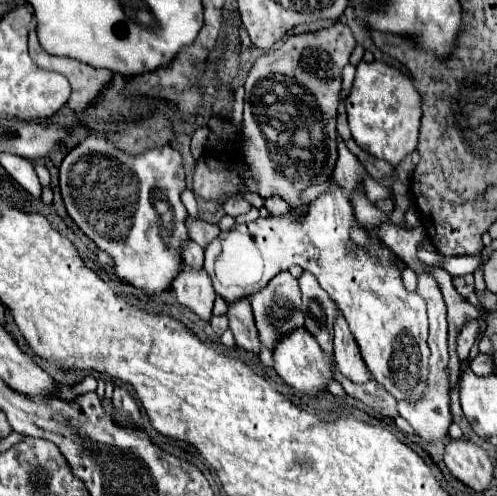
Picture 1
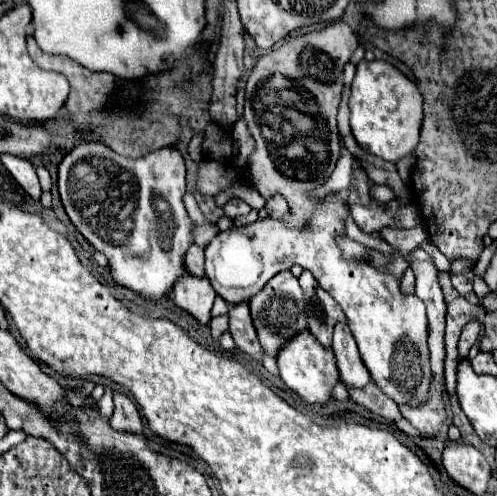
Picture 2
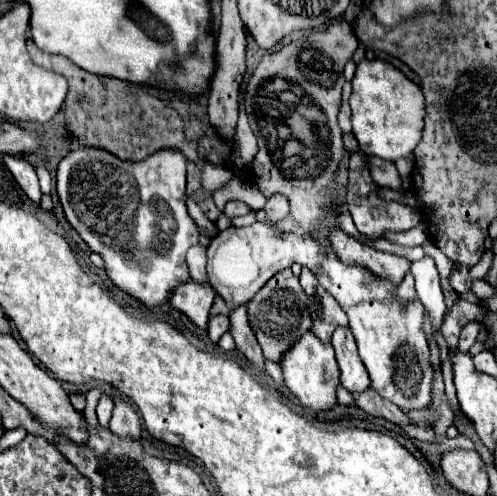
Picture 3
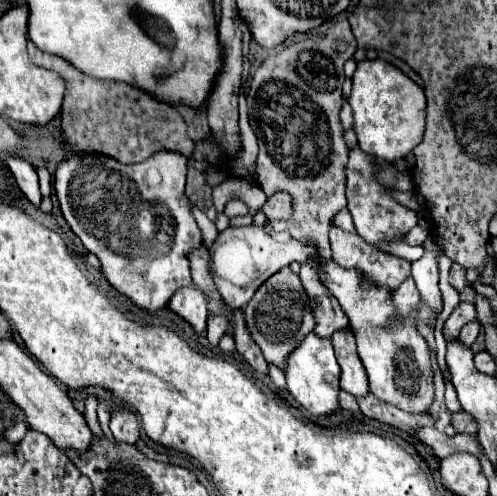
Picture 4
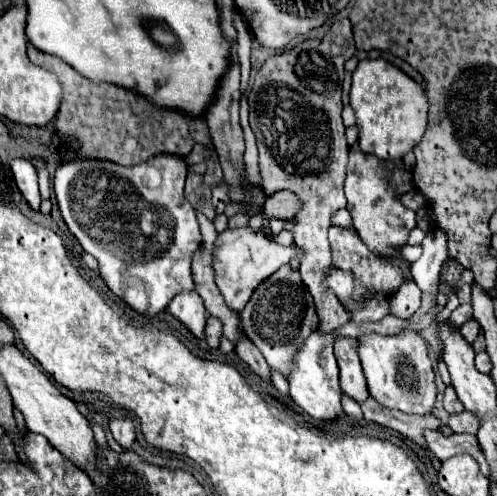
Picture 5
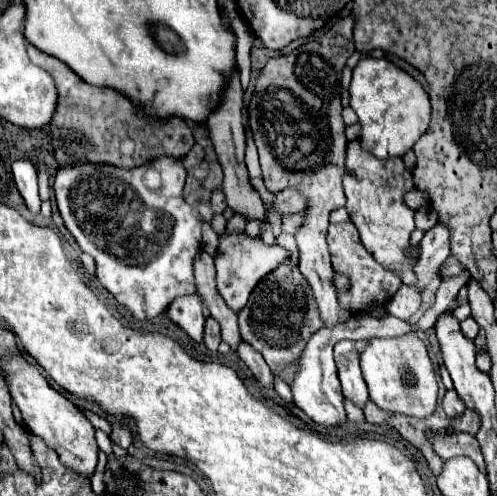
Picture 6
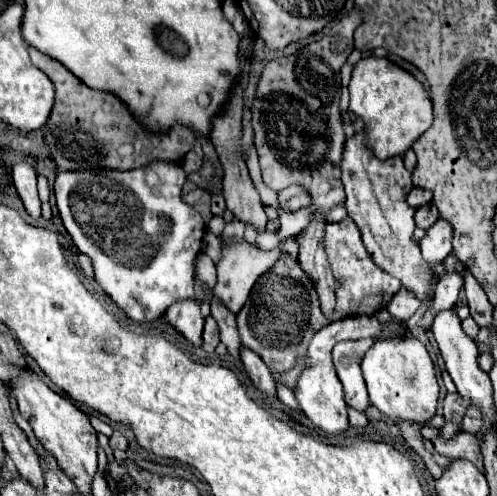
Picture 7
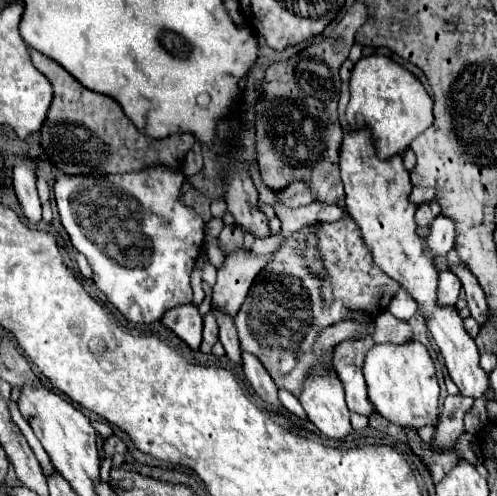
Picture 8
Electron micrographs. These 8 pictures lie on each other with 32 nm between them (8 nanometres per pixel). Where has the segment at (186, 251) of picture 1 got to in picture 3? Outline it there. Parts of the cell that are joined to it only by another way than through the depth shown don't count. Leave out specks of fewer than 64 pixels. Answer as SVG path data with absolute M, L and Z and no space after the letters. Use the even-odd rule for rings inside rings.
M192 246L188 250L188 256L186 256L186 262L188 262L188 268L190 268L190 276L196 278L198 282L204 282L208 280L206 276L206 248L204 246Z

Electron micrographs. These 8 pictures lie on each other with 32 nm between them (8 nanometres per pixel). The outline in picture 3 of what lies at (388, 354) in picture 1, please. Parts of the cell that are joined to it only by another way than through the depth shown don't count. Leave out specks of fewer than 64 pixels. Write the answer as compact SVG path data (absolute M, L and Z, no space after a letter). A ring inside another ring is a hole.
M332 210L326 218L320 218L320 222L326 226L324 232L314 232L308 236L284 232L276 226L276 222L270 220L254 222L252 226L244 228L230 226L228 230L218 232L208 244L208 280L214 292L224 298L228 308L236 308L248 304L248 300L274 274L290 268L294 262L310 268L320 280L320 286L330 292L346 312L350 320L350 330L356 338L358 352L370 374L372 386L396 406L404 410L420 410L432 400L430 394L434 378L430 366L430 350L426 334L422 330L424 304L420 304L418 300L402 304L400 298L396 298L396 284L378 278L364 266L348 266L336 256L330 236L334 230L340 230L340 214L342 210Z

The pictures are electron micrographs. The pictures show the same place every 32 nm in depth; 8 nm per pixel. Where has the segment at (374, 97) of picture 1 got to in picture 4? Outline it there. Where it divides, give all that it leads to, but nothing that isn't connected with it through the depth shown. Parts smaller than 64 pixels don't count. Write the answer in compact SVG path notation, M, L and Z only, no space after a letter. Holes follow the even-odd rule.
M380 58L358 62L348 102L354 112L354 130L362 152L396 162L398 158L406 158L416 144L420 144L426 124L426 96L416 82L412 82L390 62Z

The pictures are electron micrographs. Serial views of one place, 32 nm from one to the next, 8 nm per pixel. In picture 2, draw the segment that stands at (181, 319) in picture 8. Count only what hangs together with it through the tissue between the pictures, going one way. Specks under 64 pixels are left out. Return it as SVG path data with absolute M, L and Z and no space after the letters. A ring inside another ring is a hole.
M186 272L174 284L174 302L196 316L202 324L210 322L210 310L214 304L216 292L208 276L194 276Z

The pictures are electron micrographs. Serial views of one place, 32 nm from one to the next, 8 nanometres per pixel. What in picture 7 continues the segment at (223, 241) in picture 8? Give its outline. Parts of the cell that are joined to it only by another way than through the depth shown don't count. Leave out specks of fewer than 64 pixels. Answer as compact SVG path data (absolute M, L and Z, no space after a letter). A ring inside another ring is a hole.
M232 220L232 222L228 222L226 226L224 226L224 232L220 234L220 238L222 240L230 240L230 238L244 238L244 222L240 222L240 220Z

